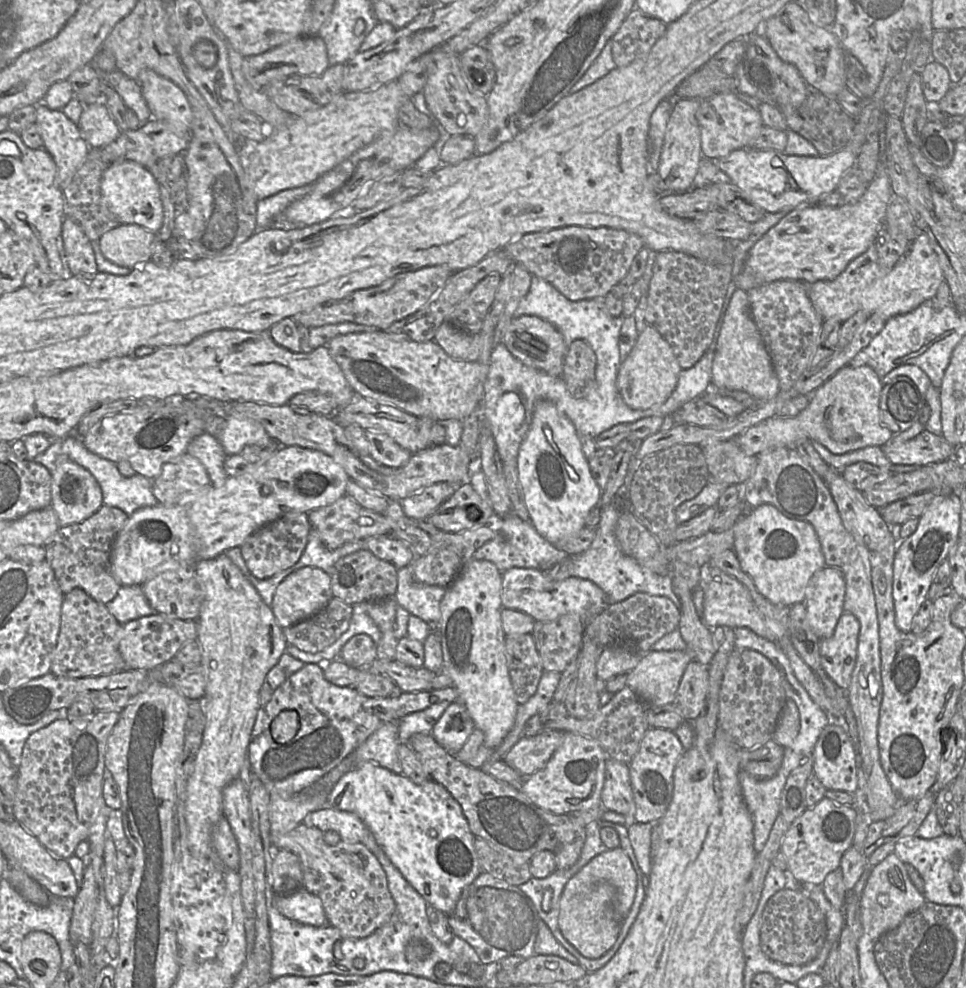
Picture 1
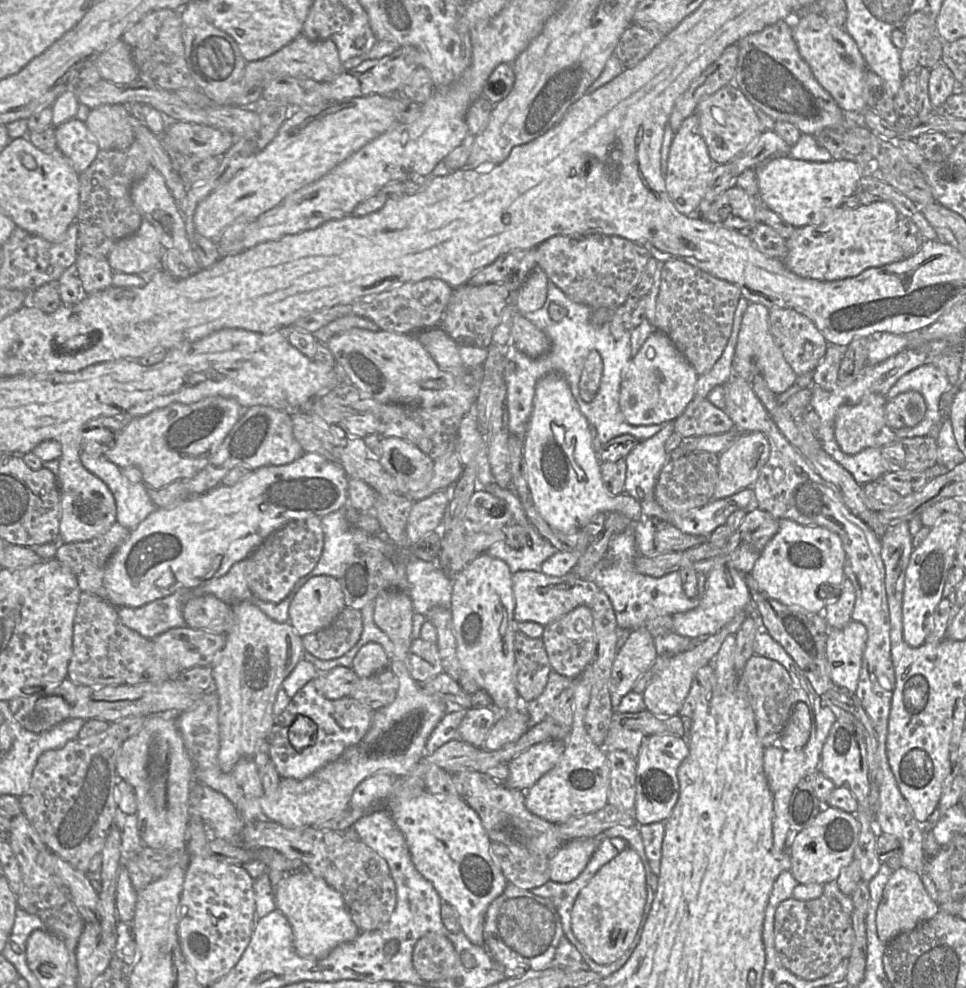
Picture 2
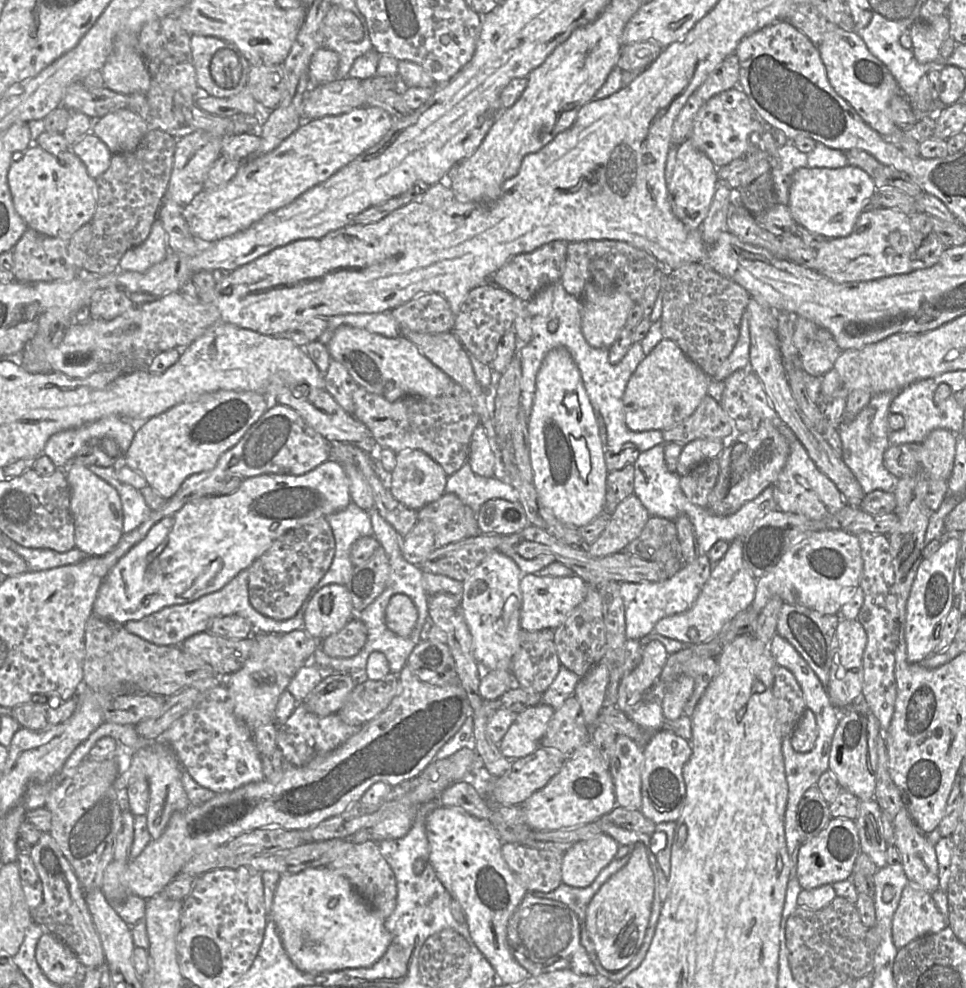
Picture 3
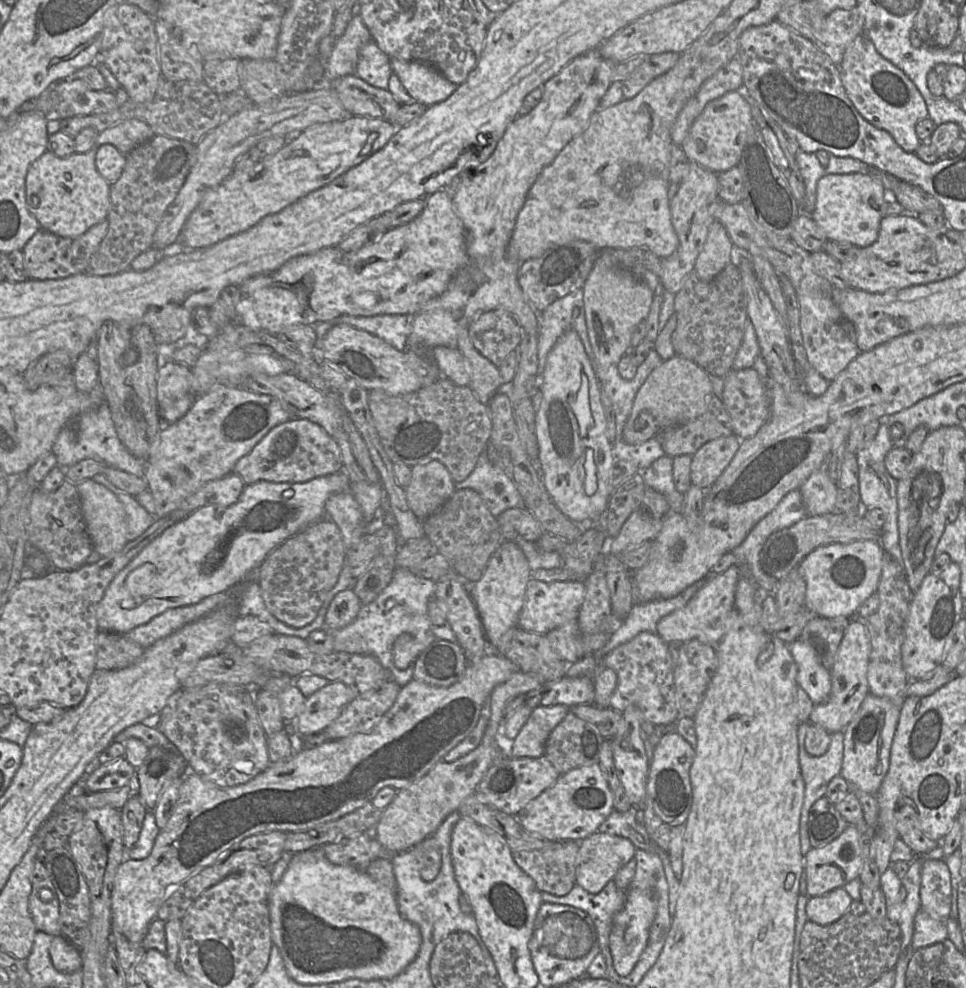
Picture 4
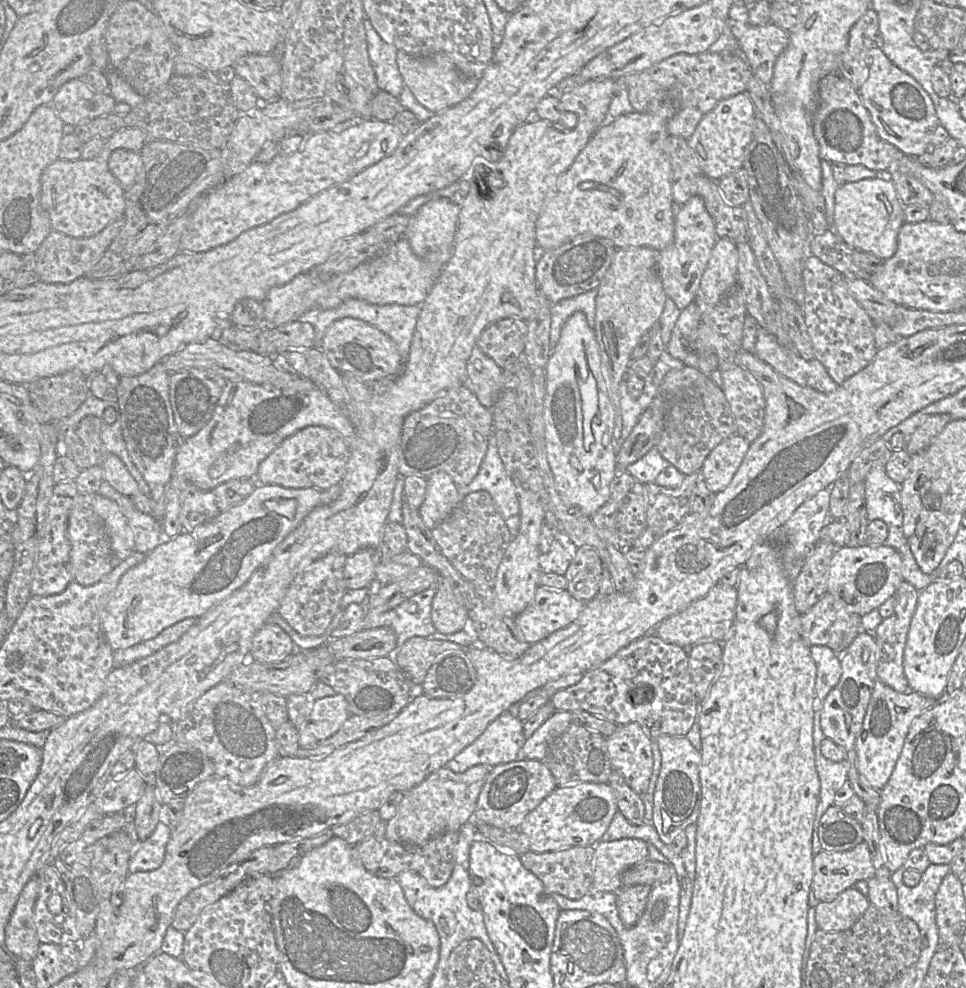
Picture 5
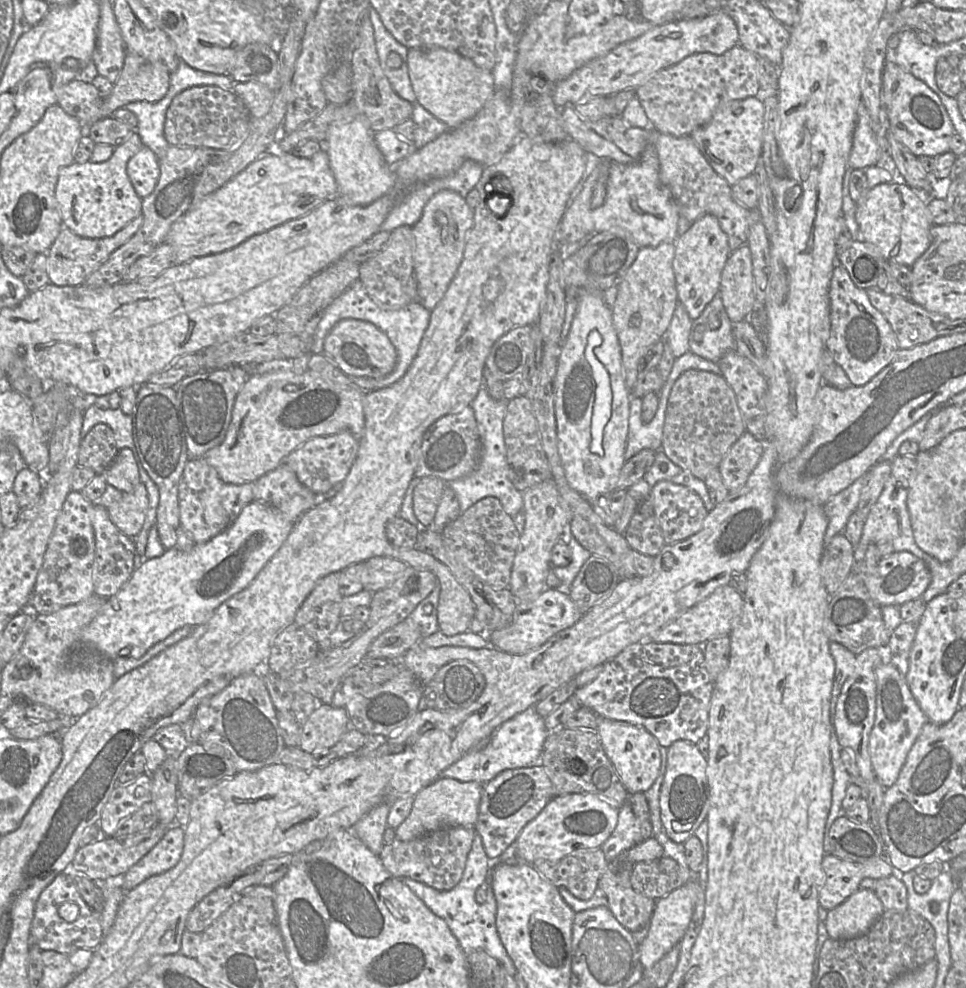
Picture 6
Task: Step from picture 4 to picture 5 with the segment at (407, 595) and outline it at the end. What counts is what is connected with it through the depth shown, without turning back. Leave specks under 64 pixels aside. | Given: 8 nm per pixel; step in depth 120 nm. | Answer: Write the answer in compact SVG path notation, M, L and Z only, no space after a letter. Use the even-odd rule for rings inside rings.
M432 584L428 589L415 594L396 608L380 614L376 618L369 618L369 622L367 622L366 625L369 629L389 628L395 633L398 648L387 656L393 663L396 663L398 649L404 644L404 642L415 636L428 638L431 634L437 631L431 619L432 600L436 591L437 584Z

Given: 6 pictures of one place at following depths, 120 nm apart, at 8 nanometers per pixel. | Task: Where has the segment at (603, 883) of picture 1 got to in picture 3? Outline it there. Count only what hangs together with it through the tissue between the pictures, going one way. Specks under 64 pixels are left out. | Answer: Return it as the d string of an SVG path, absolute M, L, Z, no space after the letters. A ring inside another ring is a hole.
M636 843L628 862L600 887L586 911L584 928L607 971L622 970L639 951L651 915L654 890L654 875L645 845Z

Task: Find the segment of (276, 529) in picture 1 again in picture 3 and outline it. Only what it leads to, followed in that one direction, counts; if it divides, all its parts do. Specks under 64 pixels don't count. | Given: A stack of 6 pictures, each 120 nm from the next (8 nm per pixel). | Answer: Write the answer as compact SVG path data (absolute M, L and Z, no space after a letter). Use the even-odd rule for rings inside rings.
M326 517L286 532L249 567L250 603L275 620L293 618L328 571L334 555L335 539Z

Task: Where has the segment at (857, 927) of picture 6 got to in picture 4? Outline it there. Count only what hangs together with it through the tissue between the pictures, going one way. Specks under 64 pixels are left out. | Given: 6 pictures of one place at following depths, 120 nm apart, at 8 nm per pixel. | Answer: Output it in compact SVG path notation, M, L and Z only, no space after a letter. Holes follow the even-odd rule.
M837 888L825 895L810 897L805 911L809 920L820 925L829 925L840 919L853 901L845 889Z

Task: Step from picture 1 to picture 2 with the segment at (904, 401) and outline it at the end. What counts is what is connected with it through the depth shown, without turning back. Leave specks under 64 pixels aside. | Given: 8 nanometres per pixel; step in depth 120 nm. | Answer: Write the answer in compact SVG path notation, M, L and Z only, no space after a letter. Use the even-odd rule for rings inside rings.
M916 391L900 393L886 400L884 407L885 420L892 429L916 426L923 419L925 412L925 400Z

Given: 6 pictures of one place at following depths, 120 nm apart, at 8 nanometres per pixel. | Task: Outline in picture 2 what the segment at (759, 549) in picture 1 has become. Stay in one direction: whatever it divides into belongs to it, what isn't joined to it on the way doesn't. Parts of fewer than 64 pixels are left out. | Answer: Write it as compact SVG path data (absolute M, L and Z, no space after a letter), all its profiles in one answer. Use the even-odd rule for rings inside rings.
M779 519L779 530L766 545L750 574L758 587L785 605L799 605L811 612L823 612L835 598L822 598L818 589L823 584L840 585L847 578L844 574L845 551L840 537L822 527L798 524Z

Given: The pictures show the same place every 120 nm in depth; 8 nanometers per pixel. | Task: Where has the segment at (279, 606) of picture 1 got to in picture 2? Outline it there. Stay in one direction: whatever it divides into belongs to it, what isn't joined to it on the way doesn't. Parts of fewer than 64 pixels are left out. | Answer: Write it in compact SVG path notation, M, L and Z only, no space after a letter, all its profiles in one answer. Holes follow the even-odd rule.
M312 576L293 594L288 622L302 637L328 627L345 607L338 579Z

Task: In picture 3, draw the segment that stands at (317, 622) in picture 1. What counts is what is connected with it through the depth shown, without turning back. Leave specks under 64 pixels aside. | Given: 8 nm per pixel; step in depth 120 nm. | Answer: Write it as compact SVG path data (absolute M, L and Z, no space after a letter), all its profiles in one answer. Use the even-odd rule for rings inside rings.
M354 616L339 632L320 641L319 647L333 658L348 658L360 652L367 641L367 627Z

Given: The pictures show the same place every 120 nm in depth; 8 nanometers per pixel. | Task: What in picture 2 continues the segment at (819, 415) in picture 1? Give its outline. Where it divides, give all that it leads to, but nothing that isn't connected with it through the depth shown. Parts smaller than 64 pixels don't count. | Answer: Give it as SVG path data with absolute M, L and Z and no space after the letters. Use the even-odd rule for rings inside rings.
M870 393L857 404L844 404L837 409L834 433L843 452L855 454L867 447L881 448L896 439L894 430L887 425L885 420L884 407L886 400L884 395ZM746 432L718 454L718 480L713 499L730 497L752 487L770 456L770 443L761 432Z

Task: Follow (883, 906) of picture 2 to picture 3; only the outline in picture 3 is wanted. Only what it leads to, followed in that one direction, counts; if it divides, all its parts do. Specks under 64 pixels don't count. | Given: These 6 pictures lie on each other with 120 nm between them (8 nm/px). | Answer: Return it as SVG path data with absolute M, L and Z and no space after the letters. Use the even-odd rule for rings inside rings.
M910 885L902 890L892 920L892 940L898 949L946 926L947 920L936 908L931 894Z

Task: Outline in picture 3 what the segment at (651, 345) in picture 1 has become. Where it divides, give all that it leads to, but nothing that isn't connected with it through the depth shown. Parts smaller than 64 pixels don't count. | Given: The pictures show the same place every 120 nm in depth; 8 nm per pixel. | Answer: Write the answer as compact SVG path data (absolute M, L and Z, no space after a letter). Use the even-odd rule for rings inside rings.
M662 339L631 375L623 396L624 419L636 432L666 430L687 419L707 395L708 376L672 340Z

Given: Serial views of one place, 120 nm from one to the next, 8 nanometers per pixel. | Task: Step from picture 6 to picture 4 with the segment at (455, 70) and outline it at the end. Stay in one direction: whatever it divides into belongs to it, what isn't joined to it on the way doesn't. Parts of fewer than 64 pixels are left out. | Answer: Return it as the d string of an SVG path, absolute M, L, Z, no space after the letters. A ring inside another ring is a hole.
M391 58L393 72L408 93L426 107L445 101L457 89L435 66Z

